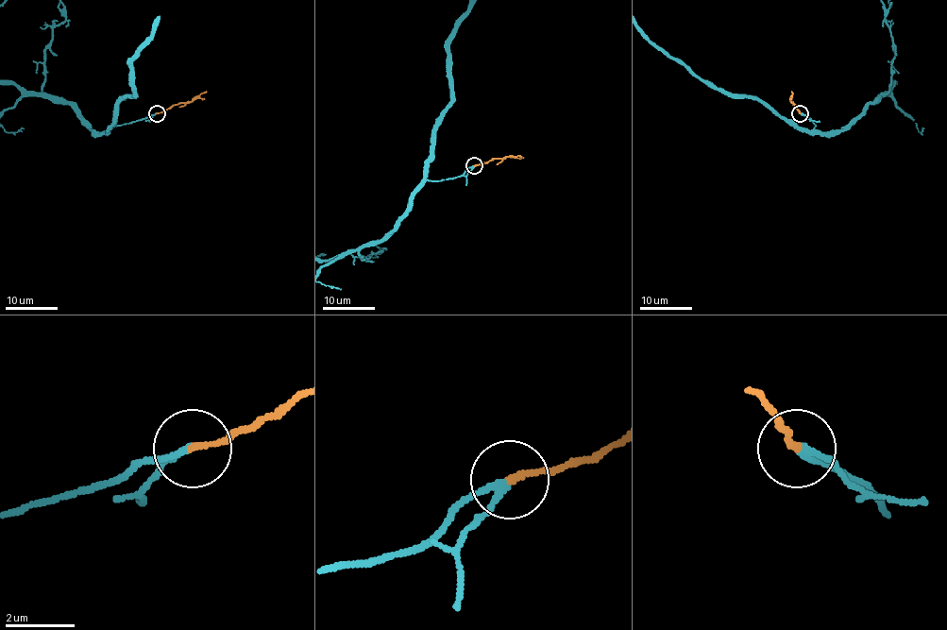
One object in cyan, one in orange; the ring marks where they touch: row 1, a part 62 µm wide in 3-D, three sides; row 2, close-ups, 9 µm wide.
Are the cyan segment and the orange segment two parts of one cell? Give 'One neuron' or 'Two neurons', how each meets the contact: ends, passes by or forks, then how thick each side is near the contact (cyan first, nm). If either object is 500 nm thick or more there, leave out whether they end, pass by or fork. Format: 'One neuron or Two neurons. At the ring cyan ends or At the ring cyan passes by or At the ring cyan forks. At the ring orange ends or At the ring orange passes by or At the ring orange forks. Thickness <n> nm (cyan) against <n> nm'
One neuron. At the ring cyan passes by. At the ring orange ends. Thickness 160 nm (cyan) against 180 nm

